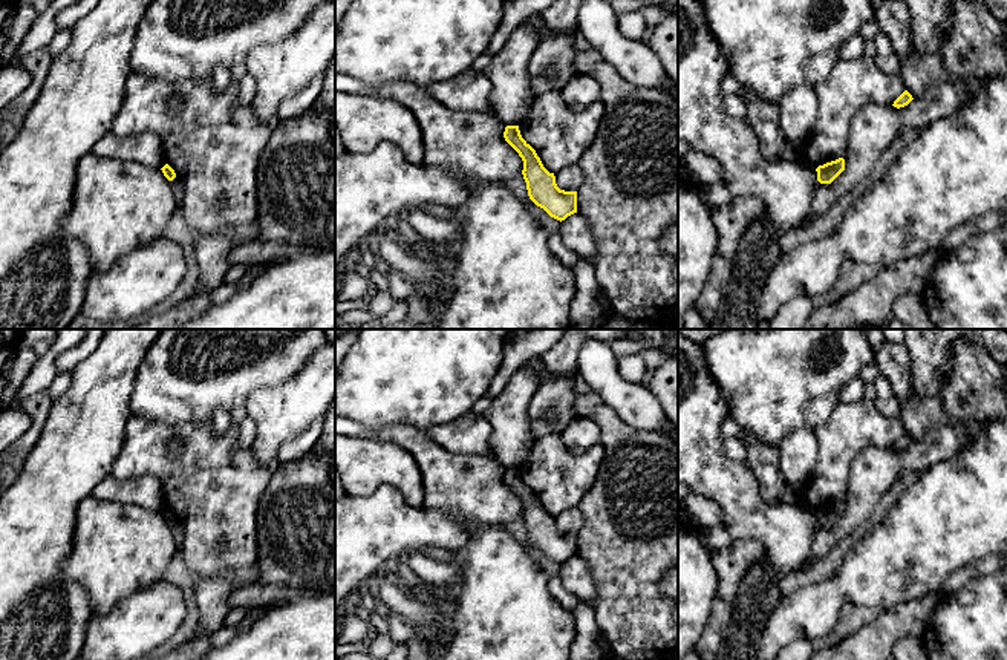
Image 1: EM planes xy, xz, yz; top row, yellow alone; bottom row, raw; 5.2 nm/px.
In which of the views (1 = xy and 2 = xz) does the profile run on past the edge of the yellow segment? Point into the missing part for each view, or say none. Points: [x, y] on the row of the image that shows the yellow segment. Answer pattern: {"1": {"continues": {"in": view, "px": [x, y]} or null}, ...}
{"1": {"continues": null}, "2": {"continues": null}}

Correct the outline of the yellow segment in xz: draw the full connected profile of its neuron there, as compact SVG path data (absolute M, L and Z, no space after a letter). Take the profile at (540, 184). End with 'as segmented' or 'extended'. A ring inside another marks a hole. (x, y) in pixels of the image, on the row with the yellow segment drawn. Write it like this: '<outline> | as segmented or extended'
M507 126L504 138L523 161L522 175L530 199L560 222L577 213L577 191L557 187L554 173L543 167L536 150L522 138L519 126Z | as segmented

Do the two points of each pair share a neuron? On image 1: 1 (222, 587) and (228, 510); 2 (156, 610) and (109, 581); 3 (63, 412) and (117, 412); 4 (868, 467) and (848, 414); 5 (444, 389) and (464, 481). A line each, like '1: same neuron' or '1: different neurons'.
1: different neurons
2: different neurons
3: same neuron
4: different neurons
5: different neurons

